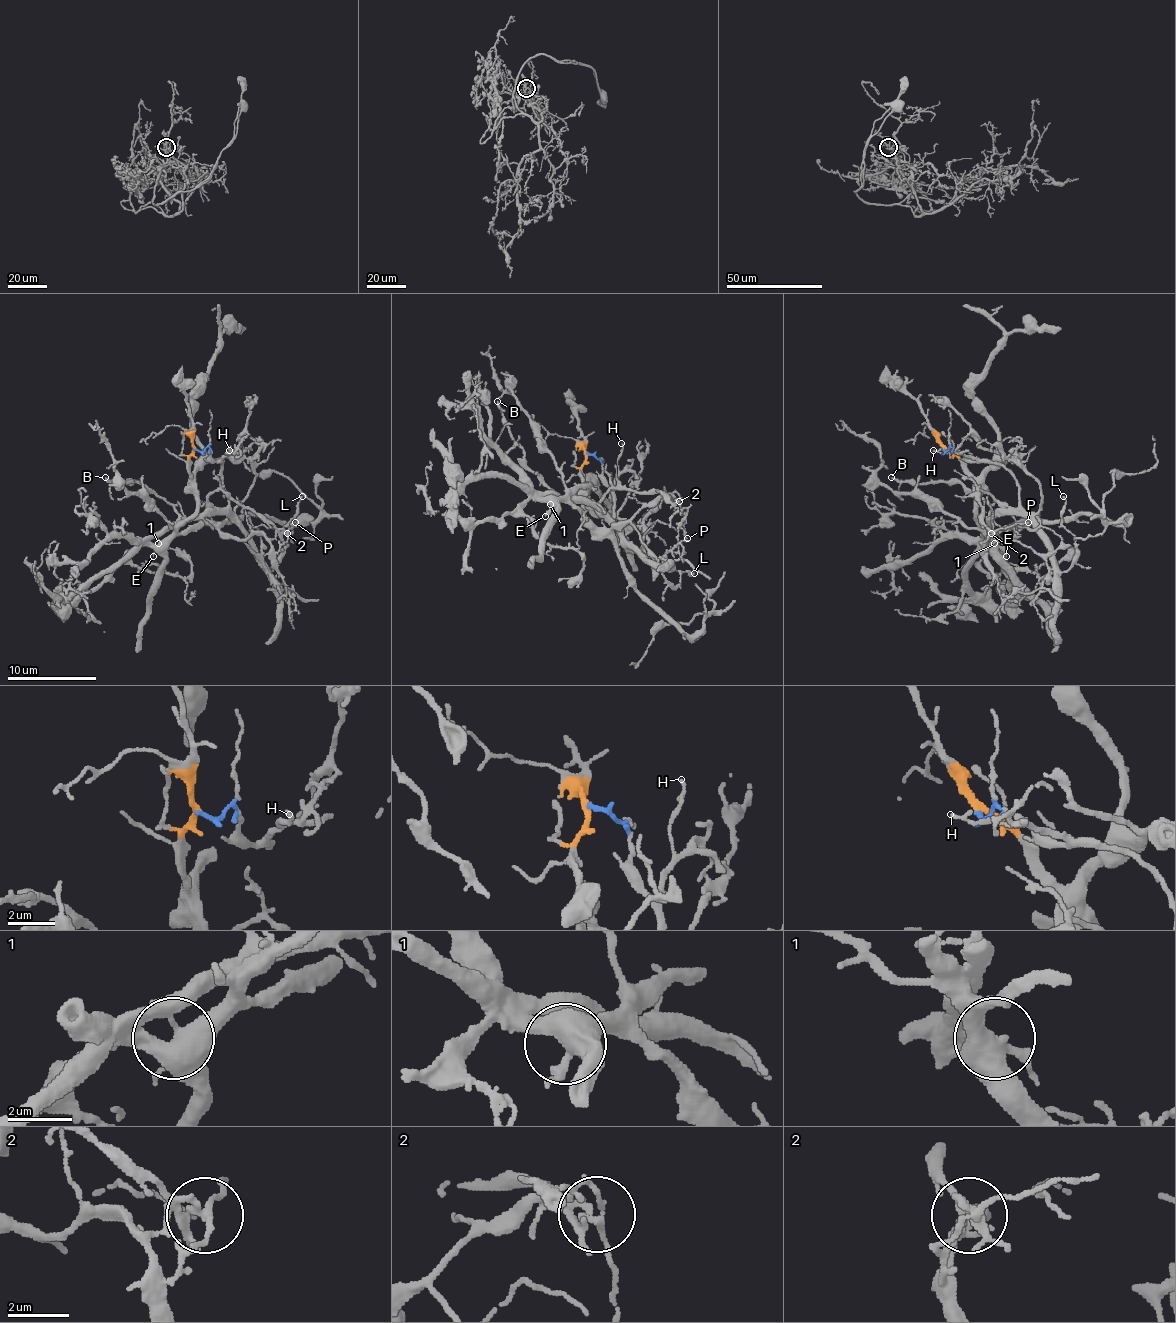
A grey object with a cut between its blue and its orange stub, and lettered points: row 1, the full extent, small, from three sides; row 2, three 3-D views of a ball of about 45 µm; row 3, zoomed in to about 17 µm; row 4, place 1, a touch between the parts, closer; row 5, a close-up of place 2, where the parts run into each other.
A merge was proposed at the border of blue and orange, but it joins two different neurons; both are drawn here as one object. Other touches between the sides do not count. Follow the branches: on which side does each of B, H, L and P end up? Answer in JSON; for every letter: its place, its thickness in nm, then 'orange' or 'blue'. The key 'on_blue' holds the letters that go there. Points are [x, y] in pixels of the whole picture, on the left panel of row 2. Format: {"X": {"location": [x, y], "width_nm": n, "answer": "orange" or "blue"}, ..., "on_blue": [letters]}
{"B": {"location": [105, 477], "width_nm": 180, "answer": "blue"}, "H": {"location": [229, 450], "width_nm": 140, "answer": "blue"}, "L": {"location": [302, 496], "width_nm": 130, "answer": "blue"}, "P": {"location": [295, 522], "width_nm": 130, "answer": "orange"}, "on_blue": ["B", "H", "L"]}

